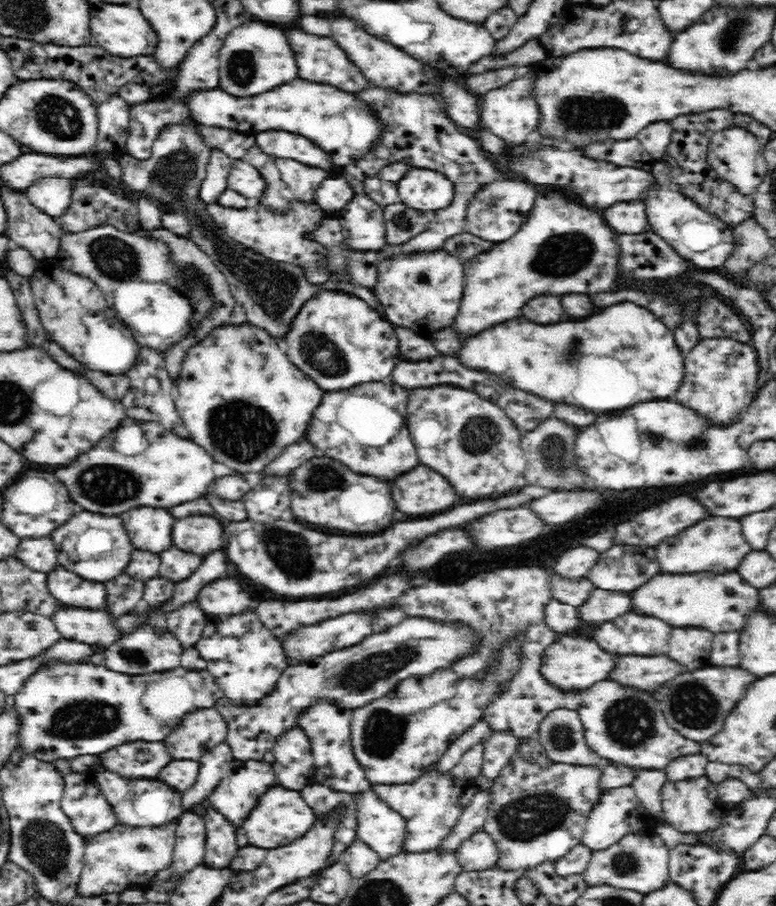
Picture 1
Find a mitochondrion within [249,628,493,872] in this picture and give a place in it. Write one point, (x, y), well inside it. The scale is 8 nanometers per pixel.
(359, 677)

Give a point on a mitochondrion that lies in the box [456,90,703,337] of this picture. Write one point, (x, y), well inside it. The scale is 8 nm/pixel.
(581, 113)

